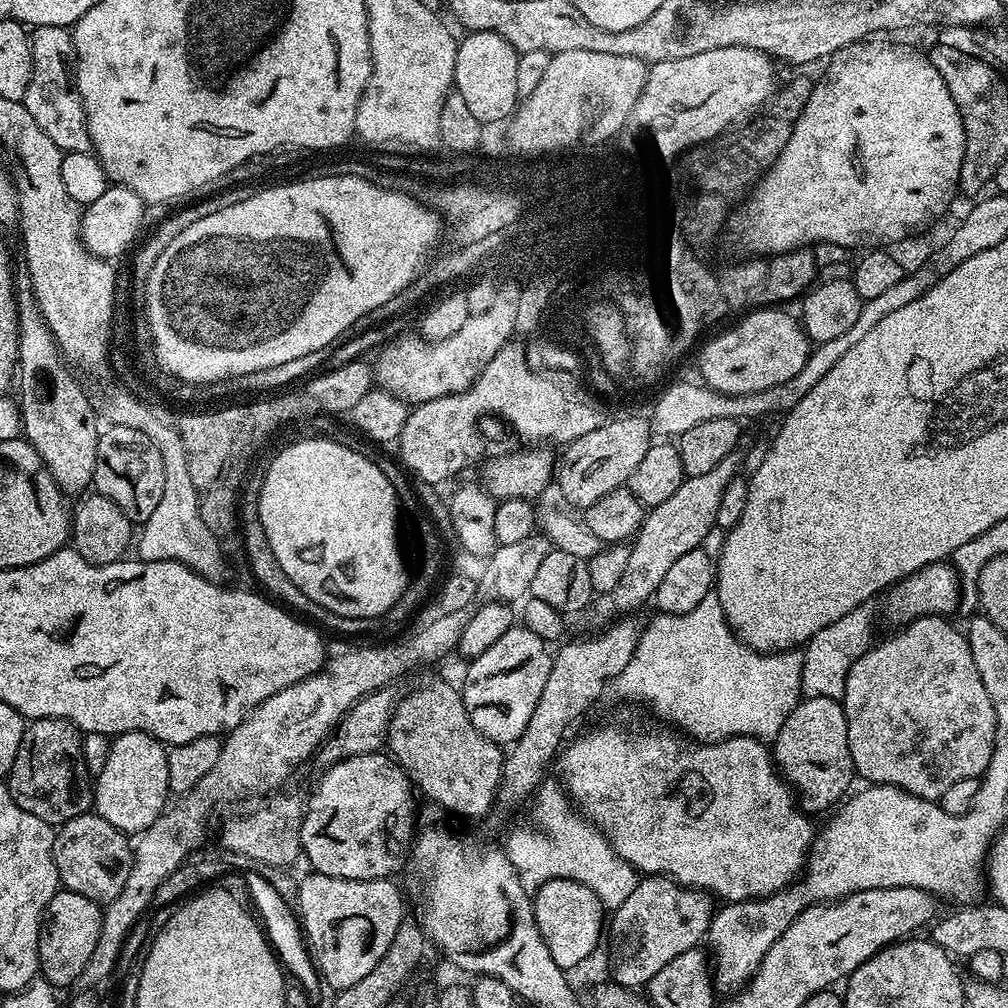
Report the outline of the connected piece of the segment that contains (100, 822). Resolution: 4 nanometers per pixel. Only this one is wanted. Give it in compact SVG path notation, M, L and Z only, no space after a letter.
M95 814L75 816L59 825L52 856L56 860L61 885L67 891L82 894L101 906L107 906L111 900L118 898L118 894L122 894L126 878L130 878L134 848L128 840L125 833Z

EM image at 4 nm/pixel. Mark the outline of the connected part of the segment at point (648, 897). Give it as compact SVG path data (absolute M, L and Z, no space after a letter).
M645 875L643 879L637 883L634 894L630 894L630 898L626 898L626 902L622 902L622 906L618 906L610 916L610 932L612 928L612 976L611 979L615 983L620 984L623 988L640 990L647 985L650 978L654 978L654 974L658 974L658 970L662 970L662 966L666 966L666 962L674 962L674 958L678 958L678 954L686 954L686 950L697 947L708 935L708 925L712 923L714 915L713 897L709 893L698 888L686 888L683 884L676 883L675 880L667 876L650 876Z

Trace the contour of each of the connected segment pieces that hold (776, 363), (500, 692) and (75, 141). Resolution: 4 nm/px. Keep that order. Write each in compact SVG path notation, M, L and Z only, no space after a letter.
M779 307L752 310L729 332L716 336L700 352L700 376L707 387L727 396L754 394L770 390L782 382L790 382L802 366L806 366L810 351L803 323Z
M513 626L482 654L471 657L468 673L462 683L462 695L466 714L474 722L474 730L495 744L511 746L526 730L538 698L542 698L542 686L546 686L546 677L550 675L553 653L548 652L549 645L538 634L523 626Z
M35 26L31 29L32 81L26 86L22 103L42 126L42 134L54 142L60 151L92 152L92 139L86 126L86 110L74 87L74 57L72 33L62 26Z

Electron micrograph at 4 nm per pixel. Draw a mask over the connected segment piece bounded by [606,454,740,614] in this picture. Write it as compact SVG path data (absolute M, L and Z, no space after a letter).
M736 454L727 456L718 462L718 466L714 466L714 470L685 478L671 498L666 498L666 502L645 515L644 525L630 544L630 562L626 566L626 574L622 574L622 582L618 582L618 586L614 586L614 590L606 596L609 606L620 612L616 614L632 614L635 608L642 607L647 600L649 603L668 575L670 566L682 554L701 547L705 543L703 540L714 532L722 493L732 480L737 479L739 473L736 472L740 468L738 457Z

